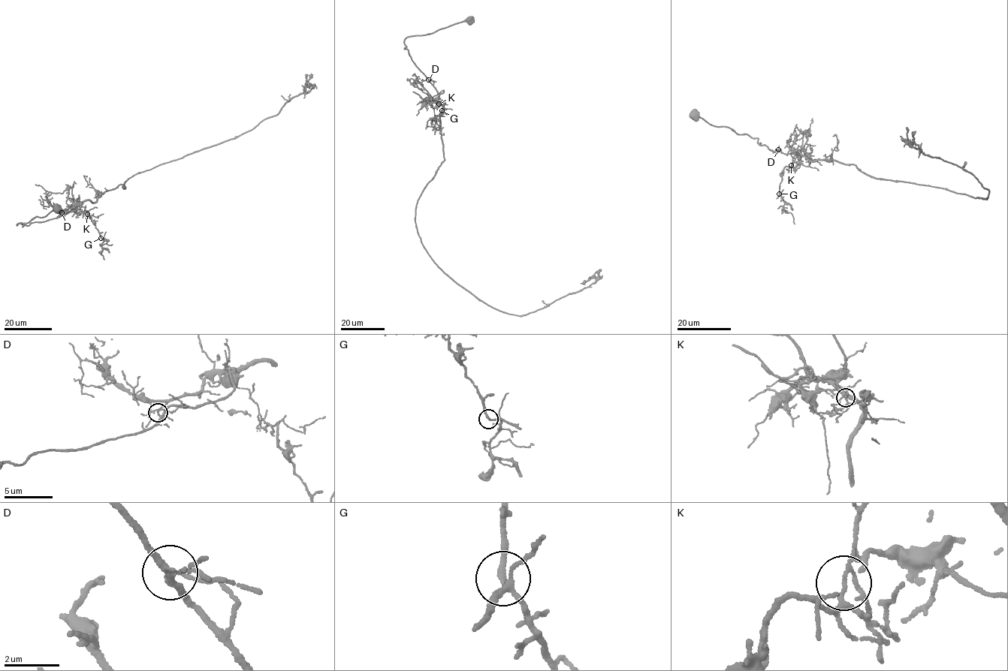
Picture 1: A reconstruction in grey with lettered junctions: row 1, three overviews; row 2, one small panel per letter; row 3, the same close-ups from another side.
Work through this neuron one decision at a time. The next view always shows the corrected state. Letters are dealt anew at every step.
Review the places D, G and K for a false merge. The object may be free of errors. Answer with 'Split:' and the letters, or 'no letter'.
Split: K

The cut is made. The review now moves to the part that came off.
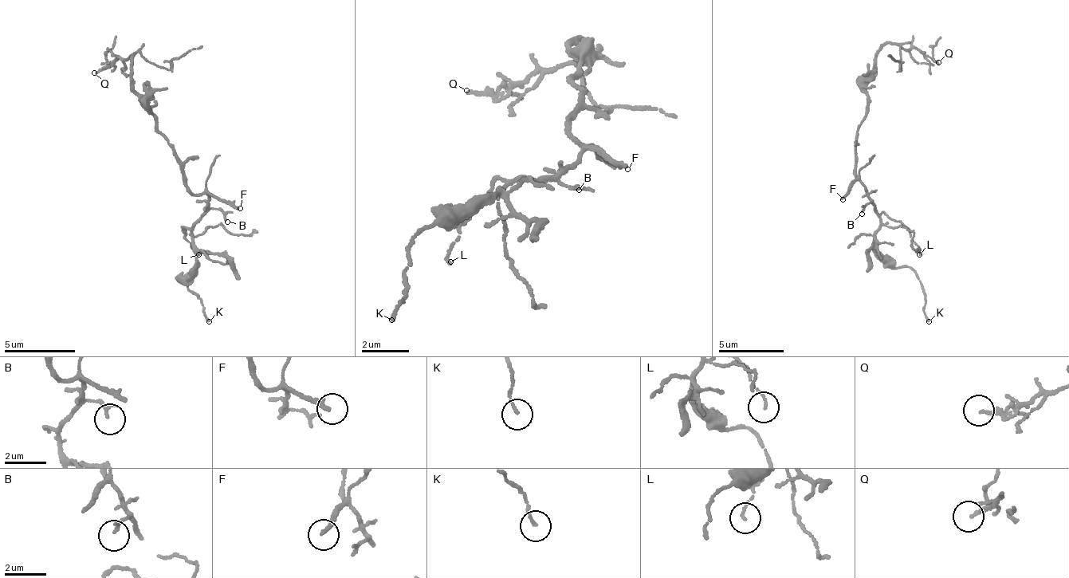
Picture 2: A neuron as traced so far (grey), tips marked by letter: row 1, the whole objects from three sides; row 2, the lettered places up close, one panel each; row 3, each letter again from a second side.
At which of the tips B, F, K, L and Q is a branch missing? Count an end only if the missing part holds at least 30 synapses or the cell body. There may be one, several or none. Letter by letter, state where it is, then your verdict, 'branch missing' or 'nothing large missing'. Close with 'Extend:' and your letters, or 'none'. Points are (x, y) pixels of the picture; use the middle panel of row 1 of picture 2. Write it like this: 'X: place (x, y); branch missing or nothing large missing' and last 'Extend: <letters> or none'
B: place (579, 190); nothing large missing
F: place (627, 169); branch missing
K: place (391, 320); nothing large missing
L: place (450, 261); nothing large missing
Q: place (466, 90); nothing large missing
Extend: F

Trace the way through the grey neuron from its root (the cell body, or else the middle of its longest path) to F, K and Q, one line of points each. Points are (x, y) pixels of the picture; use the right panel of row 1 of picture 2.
F: (854, 164), (857, 180), (846, 189), (843, 199)
K: (854, 164), (872, 209), (880, 215), (875, 253), (897, 268), (907, 266), (914, 269), (921, 281), (929, 321)
Q: (854, 164), (858, 129), (869, 109), (867, 88), (875, 53), (894, 43), (909, 50), (914, 48), (938, 62)

